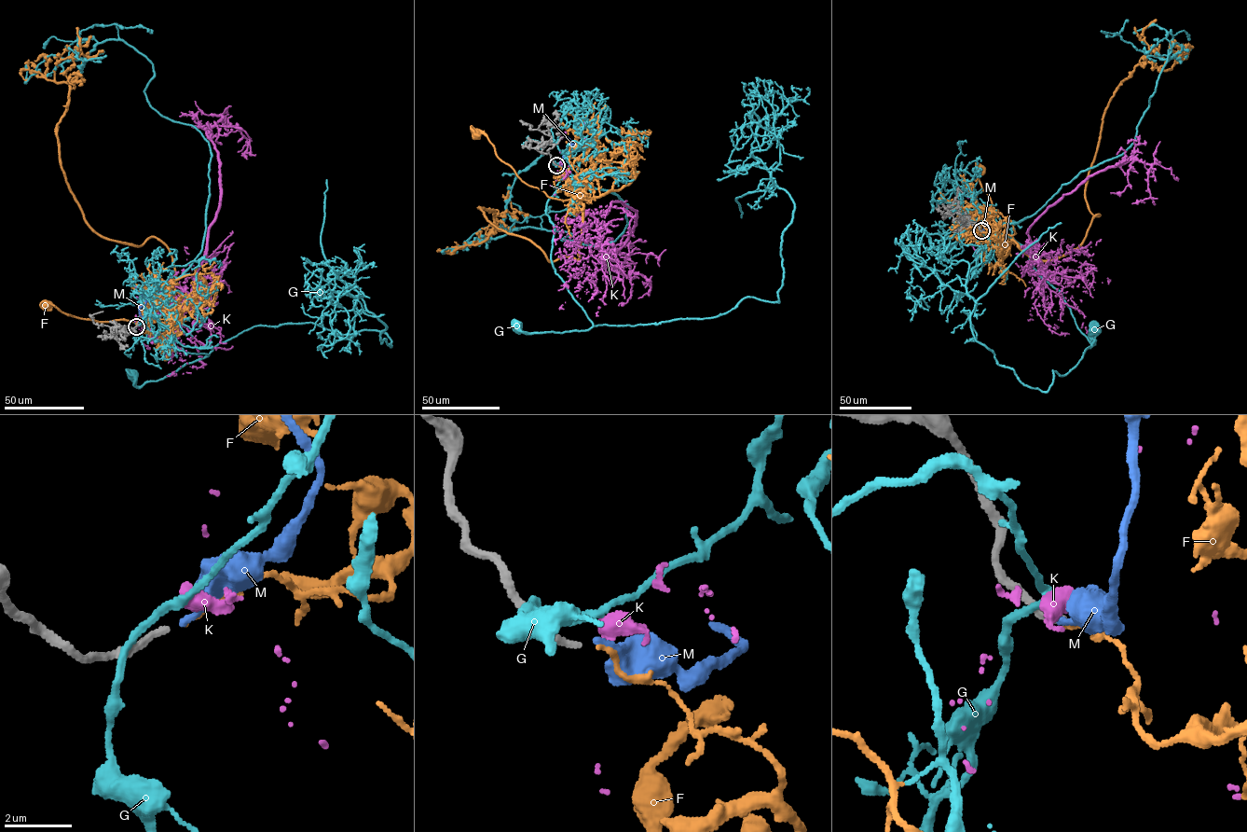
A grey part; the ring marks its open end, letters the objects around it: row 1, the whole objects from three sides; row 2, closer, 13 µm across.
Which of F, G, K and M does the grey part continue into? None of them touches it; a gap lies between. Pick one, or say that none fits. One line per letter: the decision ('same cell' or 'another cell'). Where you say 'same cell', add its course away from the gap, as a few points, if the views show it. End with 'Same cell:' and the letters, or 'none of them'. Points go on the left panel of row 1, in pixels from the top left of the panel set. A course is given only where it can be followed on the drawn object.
F: same cell; it runs (137, 326), (146, 325), (147, 320), (154, 321), (162, 312), (159, 309), (131, 322), (98, 322), (44, 303)
G: another cell
K: another cell
M: another cell
Same cell: F

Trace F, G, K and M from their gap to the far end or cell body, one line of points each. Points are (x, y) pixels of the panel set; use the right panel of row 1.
F: (981, 231), (1008, 245), (1014, 242), (982, 187), (979, 178), (981, 168)
G: (981, 230), (986, 211), (1007, 225), (1007, 235), (1062, 292), (1093, 345), (1093, 328)
K: (981, 230), (1025, 269), (1028, 228), (1090, 176), (1130, 160), (1148, 163), (1150, 197), (1131, 203)
M: (981, 230), (984, 216), (979, 213), (975, 195)

